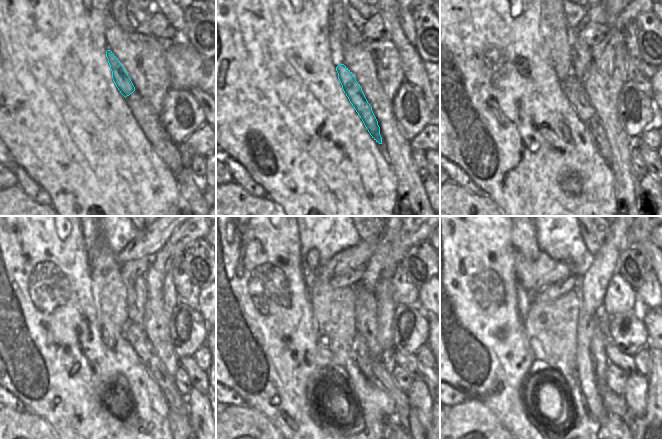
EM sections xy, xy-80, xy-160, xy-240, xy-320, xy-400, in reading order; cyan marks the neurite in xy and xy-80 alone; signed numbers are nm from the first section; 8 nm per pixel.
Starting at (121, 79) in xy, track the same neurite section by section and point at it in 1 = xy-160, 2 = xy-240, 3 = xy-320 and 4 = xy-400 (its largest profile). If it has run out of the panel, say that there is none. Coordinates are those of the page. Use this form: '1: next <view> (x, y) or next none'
1: next xy-160 (574, 91)
2: next xy-240 (134, 333)
3: next xy-320 (405, 415)
4: next xy-400 (628, 418)

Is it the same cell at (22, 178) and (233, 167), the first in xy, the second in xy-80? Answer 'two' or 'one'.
one

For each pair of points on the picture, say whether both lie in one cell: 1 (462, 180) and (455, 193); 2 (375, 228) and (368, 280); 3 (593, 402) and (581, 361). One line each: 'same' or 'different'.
1: different
2: different
3: same

